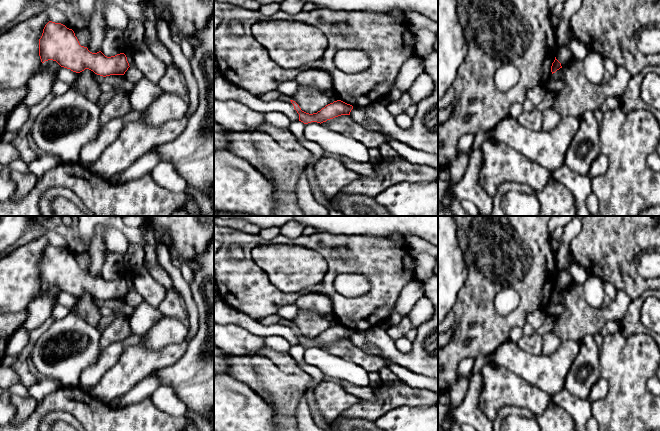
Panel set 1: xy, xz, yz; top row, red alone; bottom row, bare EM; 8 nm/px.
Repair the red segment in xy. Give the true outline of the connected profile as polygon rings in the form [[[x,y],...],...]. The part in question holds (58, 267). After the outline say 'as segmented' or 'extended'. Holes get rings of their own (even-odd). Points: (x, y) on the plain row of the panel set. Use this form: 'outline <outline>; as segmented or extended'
outline [[[52,245],[45,249],[39,263],[39,280],[42,287],[53,284],[73,296],[89,293],[103,301],[124,299],[130,291],[124,277],[111,281],[101,275],[92,277],[80,269],[72,253]]]; as segmented

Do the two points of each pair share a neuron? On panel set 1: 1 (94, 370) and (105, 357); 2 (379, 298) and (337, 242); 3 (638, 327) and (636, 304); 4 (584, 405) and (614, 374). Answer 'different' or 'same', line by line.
1: same
2: same
3: same
4: different

